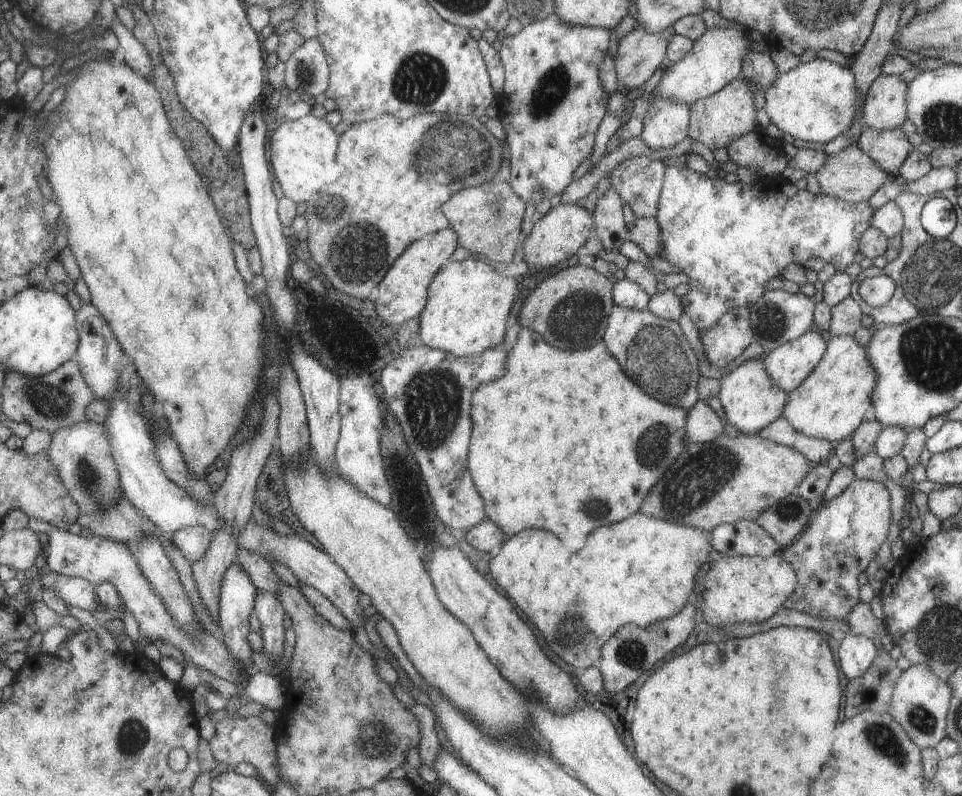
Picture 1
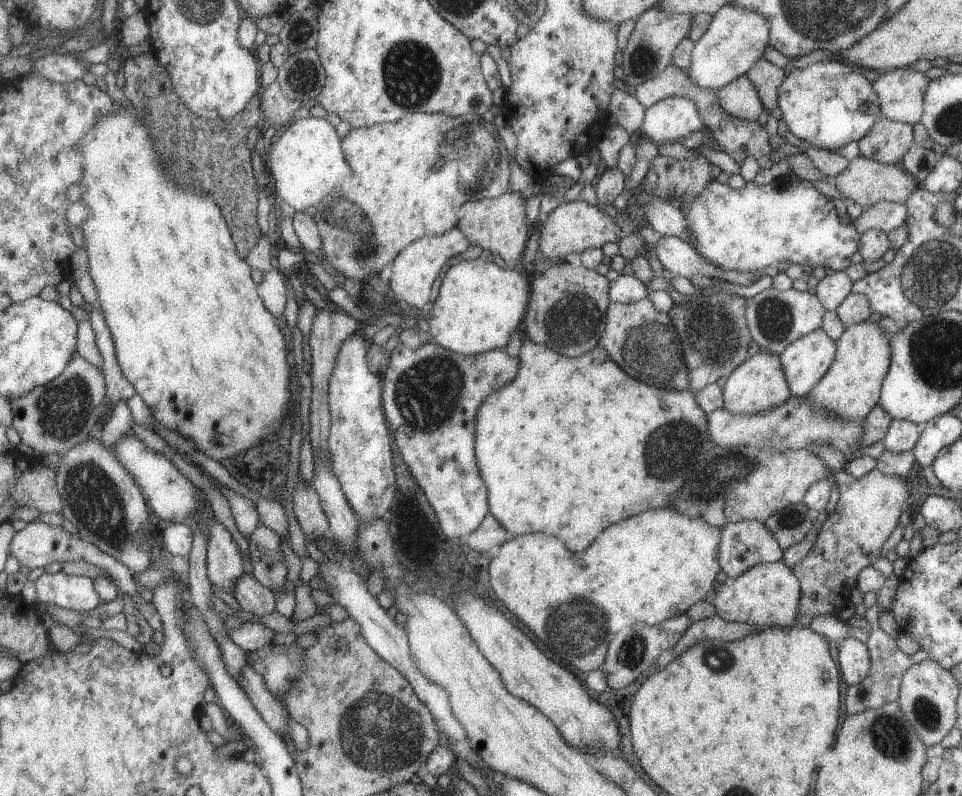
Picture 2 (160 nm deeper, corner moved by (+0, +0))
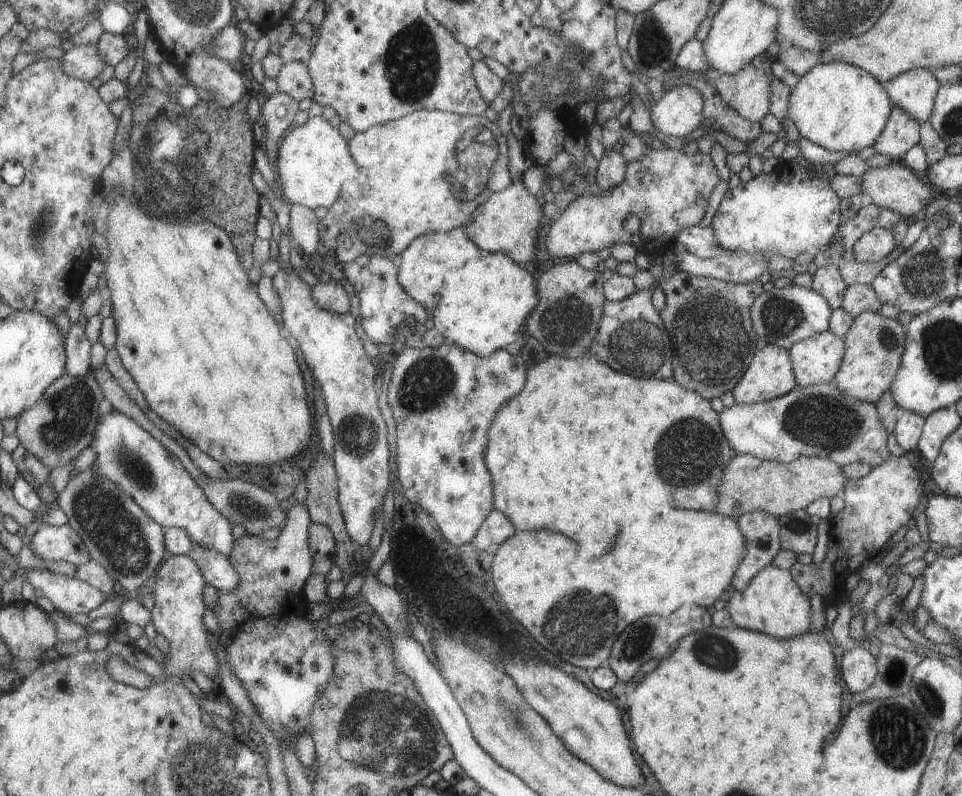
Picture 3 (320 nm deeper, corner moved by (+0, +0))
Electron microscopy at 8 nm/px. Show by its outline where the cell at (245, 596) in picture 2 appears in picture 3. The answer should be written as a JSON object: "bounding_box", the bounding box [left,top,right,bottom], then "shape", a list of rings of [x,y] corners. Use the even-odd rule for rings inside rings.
{"bounding_box":[188,545,241,592],"shape":[[[195,545],[188,556],[199,564],[205,581],[214,588],[223,592],[233,592],[233,590],[241,588],[241,574],[237,572],[237,568],[233,566],[230,558],[223,556],[221,552]]]}

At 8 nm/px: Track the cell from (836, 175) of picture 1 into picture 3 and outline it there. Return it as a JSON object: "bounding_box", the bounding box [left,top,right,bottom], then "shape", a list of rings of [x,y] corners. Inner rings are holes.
{"bounding_box":[859,161,931,221],"shape":[[[890,161],[879,168],[867,168],[859,179],[859,195],[867,195],[871,204],[876,204],[881,208],[892,210],[901,214],[902,218],[909,221],[915,219],[915,214],[929,202],[931,198],[931,188],[923,184],[912,169],[907,168],[901,161]]]}

